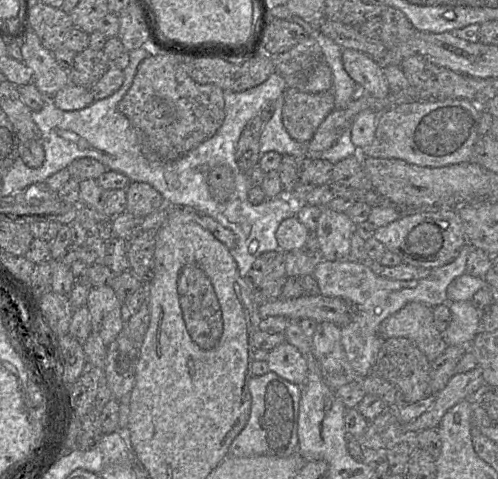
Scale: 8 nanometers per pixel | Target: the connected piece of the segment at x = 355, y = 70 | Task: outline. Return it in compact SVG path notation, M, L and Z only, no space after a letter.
M344 48L342 62L346 72L357 84L359 94L376 98L388 96L390 88L382 67L370 56L358 50Z

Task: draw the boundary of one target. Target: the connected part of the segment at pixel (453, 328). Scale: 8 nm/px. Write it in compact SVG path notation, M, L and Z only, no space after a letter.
M471 301L450 302L451 322L442 333L448 346L469 346L481 330L481 315Z

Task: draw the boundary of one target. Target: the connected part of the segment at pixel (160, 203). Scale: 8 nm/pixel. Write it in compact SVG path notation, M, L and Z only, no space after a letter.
M132 182L126 189L126 193L126 213L135 217L144 217L168 206L162 195L147 183Z

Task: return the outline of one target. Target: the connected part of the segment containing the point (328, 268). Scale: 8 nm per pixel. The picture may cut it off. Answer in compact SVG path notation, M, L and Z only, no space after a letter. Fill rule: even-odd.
M466 243L453 262L432 269L425 278L410 281L383 278L370 269L369 263L356 262L353 259L334 262L320 260L317 263L313 276L318 282L320 295L349 300L357 307L354 319L341 328L341 343L358 379L370 374L384 342L378 335L379 325L412 302L418 302L431 308L448 303L447 289L455 279L465 274L467 258L473 249L475 248L472 245Z

